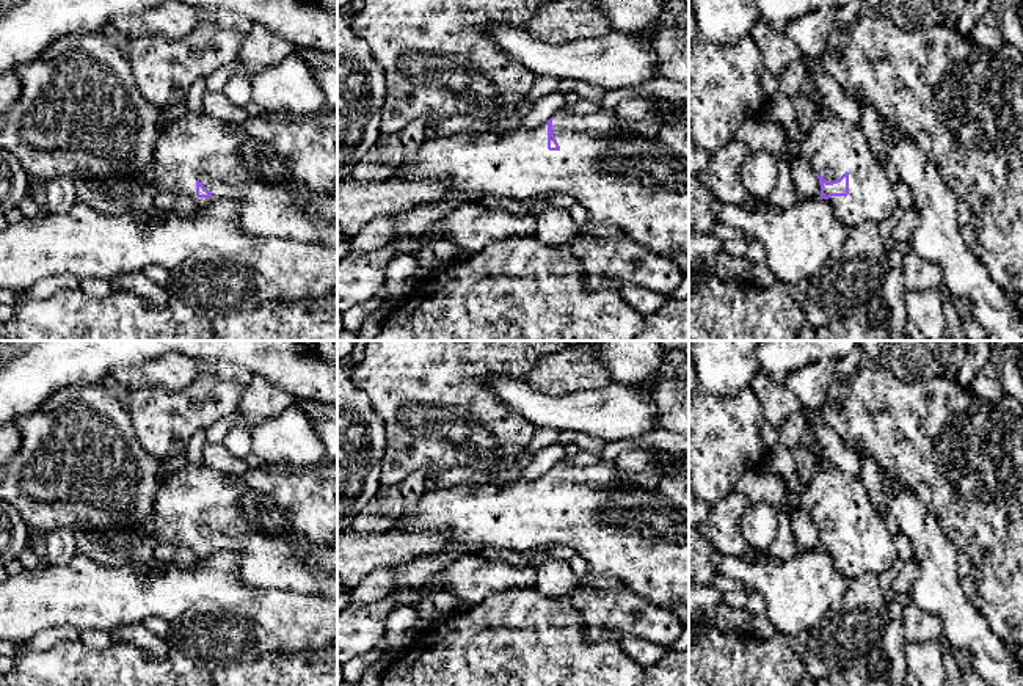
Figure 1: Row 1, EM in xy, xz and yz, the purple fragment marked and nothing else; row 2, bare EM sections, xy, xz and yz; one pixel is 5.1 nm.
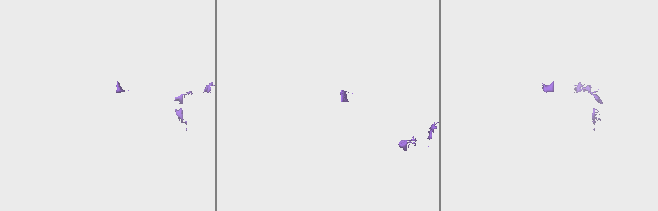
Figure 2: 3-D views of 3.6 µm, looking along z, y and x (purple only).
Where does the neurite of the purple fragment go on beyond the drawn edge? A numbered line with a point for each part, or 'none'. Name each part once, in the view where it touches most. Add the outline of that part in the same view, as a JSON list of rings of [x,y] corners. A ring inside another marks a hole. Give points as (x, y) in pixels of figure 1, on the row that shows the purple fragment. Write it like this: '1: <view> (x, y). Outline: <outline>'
1: yz (832, 146). Outline: [[[824,115],[808,130],[799,157],[827,182],[849,173],[849,195],[828,198],[838,220],[849,229],[868,220],[879,224],[899,206],[893,182],[858,124]]]

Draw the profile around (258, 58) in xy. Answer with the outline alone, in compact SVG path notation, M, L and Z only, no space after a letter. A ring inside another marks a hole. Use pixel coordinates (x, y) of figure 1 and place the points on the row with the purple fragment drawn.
M254 28L243 39L238 53L243 69L238 74L251 78L259 71L281 63L289 55L295 53L295 50L295 44L284 38L264 28Z

